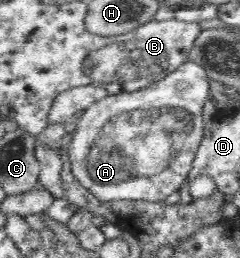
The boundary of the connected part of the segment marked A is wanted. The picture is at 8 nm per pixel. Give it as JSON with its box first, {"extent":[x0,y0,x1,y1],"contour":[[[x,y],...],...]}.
{"extent":[67,60,210,202],"contour":[[[187,60],[163,80],[135,92],[108,94],[83,111],[67,145],[73,175],[103,202],[151,200],[164,202],[177,192],[191,170],[196,148],[204,135],[202,110],[210,99],[208,74],[201,63]]]}

